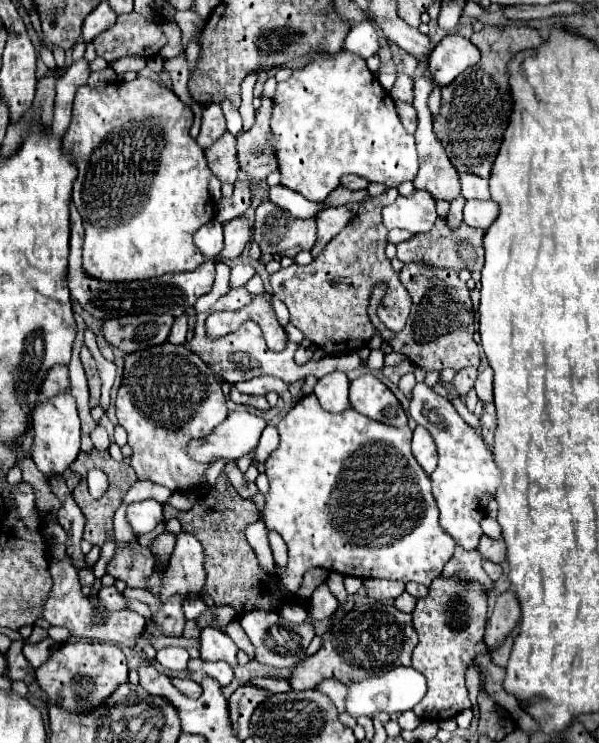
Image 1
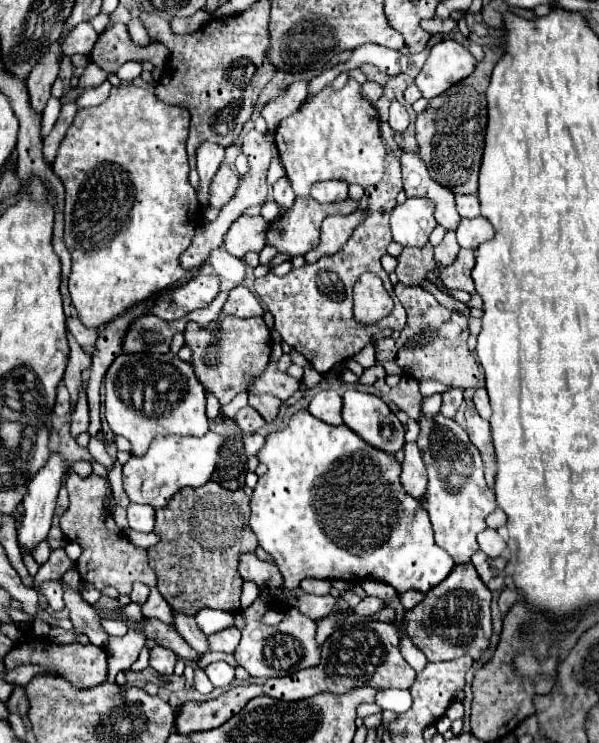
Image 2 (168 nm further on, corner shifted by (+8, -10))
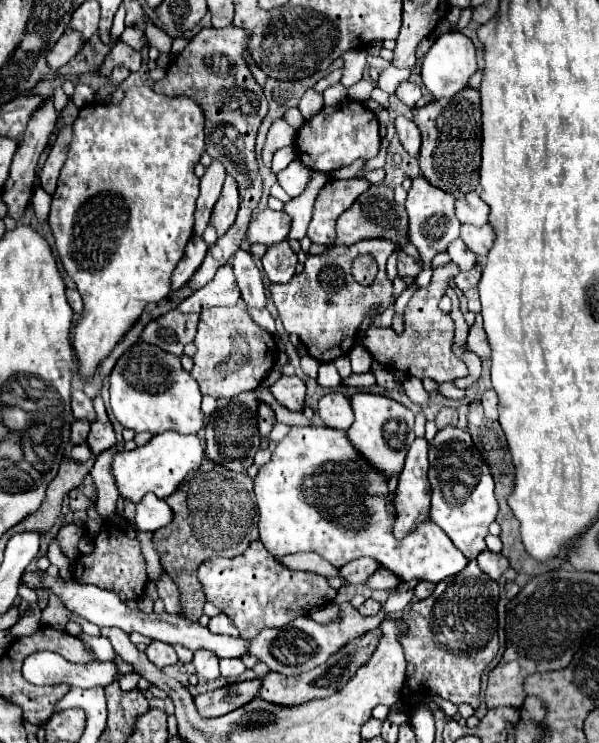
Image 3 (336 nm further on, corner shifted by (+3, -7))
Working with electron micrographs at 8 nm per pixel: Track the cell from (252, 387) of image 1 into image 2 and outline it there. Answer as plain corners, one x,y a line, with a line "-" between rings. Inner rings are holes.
243,392
243,394
237,394
237,396
223,408
223,412
231,418
231,416
233,416
237,410
241,410
245,404
247,404
247,394

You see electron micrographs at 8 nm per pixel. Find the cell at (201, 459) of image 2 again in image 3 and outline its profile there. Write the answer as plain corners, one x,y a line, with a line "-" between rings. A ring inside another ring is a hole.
166,431
152,437
152,441
146,443
144,447
136,447
134,451
114,453
110,471
112,471
120,497
124,501
140,503
140,499
152,491
156,497
166,499
178,489
178,485
184,481
184,477
190,471
200,467
204,449
206,445
198,435
180,435
176,431

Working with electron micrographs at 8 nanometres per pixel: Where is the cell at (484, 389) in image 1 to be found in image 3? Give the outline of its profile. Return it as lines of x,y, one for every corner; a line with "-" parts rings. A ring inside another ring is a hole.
488,389
488,391
482,395
482,405
484,405
486,417
498,421
498,407
500,407
500,403
498,403
498,395
496,395
492,389

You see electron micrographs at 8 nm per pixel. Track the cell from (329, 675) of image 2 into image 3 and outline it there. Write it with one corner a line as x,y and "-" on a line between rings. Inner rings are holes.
374,629
354,641
350,641
348,645
344,645
338,653
334,653
324,665
318,665
316,669
308,671
308,673
302,673
298,677
284,677
284,675
278,675
278,673
268,673
264,679
262,679
262,689
260,689
260,699
268,701
268,703
274,703
274,705
286,705
286,707
298,707
306,701
312,701
316,697
328,697
332,693
336,693
338,689
342,689
342,685
348,683
348,679
352,679
352,675
356,673
358,667
362,667
370,655
374,653
378,641
380,641
380,629

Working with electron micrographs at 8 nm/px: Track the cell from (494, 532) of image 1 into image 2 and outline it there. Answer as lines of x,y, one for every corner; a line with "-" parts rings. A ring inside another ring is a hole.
487,528
485,532
479,532
477,542
479,542
479,548
487,556
501,556
501,554
505,554
505,548
507,548
503,536
497,530
491,530
491,528

